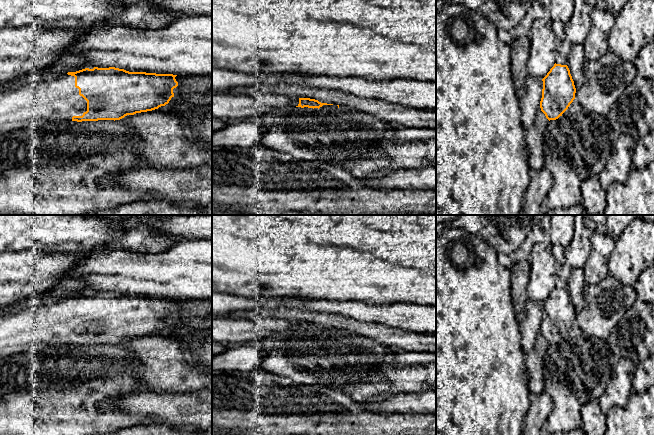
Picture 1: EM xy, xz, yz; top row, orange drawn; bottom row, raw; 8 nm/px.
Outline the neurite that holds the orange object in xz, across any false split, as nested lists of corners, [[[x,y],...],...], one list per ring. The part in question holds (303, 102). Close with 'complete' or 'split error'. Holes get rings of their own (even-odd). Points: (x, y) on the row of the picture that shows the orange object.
[[[212,94],[212,118],[229,118],[229,119],[242,119],[247,117],[253,117],[258,114],[267,113],[270,109],[287,108],[291,107],[308,107],[308,108],[320,108],[323,105],[333,105],[327,103],[321,103],[318,100],[310,98],[292,98],[281,94],[257,94],[256,96],[249,95],[237,95],[237,94]]] | split error

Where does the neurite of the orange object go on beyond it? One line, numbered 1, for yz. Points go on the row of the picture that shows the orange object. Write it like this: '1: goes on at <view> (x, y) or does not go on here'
1: does not go on here

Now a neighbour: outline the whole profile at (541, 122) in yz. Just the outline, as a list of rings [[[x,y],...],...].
[[[540,110],[536,115],[534,125],[527,131],[528,163],[532,173],[544,167],[543,132],[548,122],[549,120]]]

